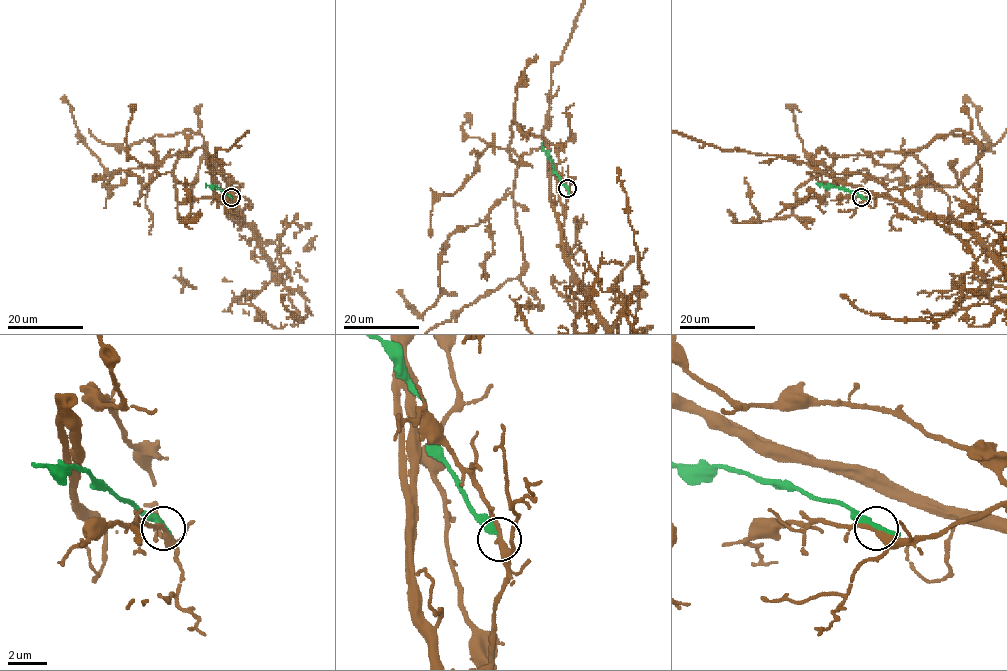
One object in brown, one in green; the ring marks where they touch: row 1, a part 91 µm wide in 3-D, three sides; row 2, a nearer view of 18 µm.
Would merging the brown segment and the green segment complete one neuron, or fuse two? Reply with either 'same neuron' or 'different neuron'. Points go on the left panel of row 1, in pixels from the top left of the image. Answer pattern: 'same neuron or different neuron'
different neuron

